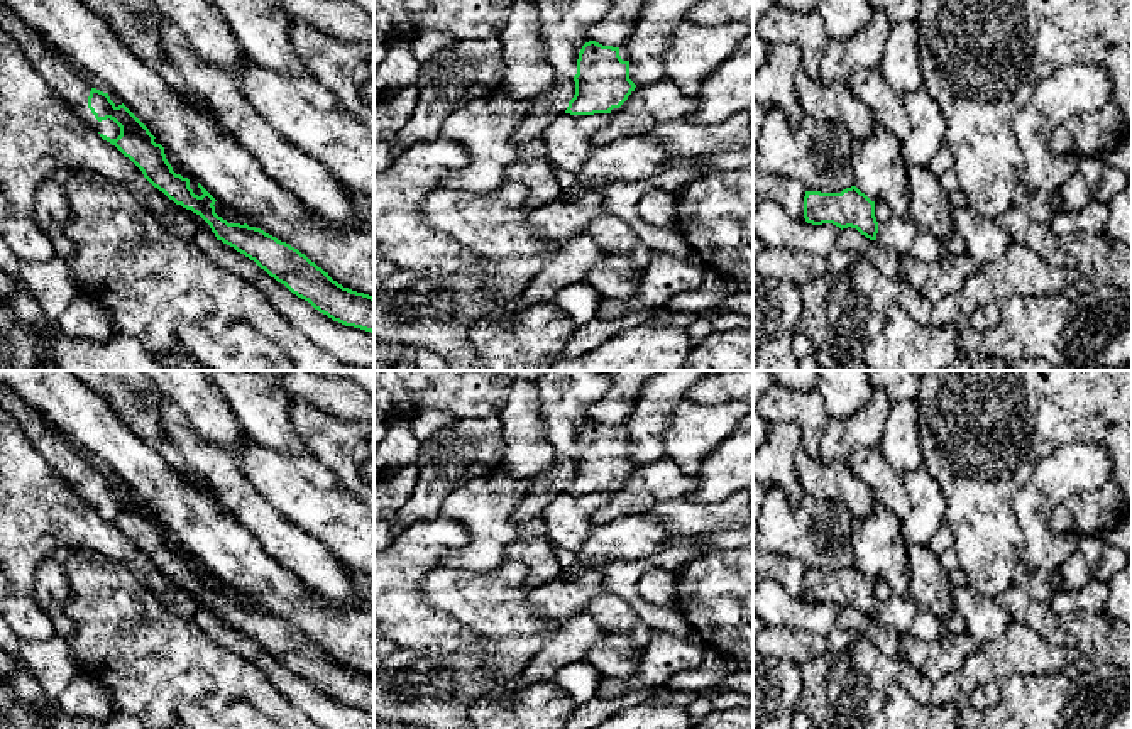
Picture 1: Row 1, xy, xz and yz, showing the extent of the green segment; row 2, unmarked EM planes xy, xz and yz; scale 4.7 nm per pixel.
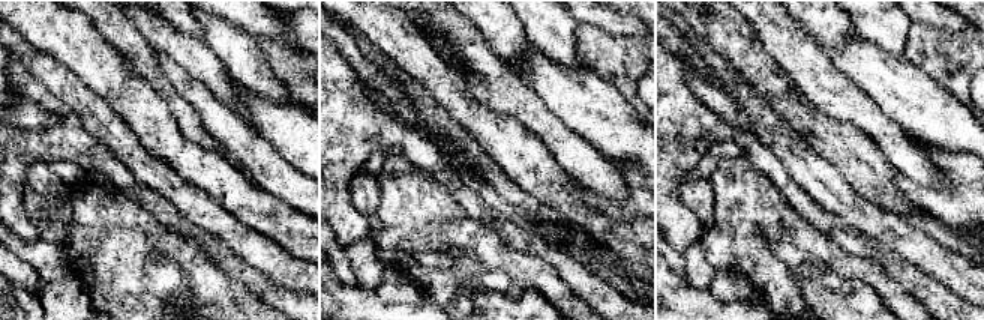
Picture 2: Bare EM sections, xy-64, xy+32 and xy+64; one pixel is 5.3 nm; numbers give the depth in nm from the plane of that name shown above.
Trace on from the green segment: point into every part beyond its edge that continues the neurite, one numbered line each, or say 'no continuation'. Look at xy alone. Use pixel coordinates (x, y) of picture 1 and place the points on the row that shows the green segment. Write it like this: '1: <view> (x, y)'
1: xy (71, 83)

